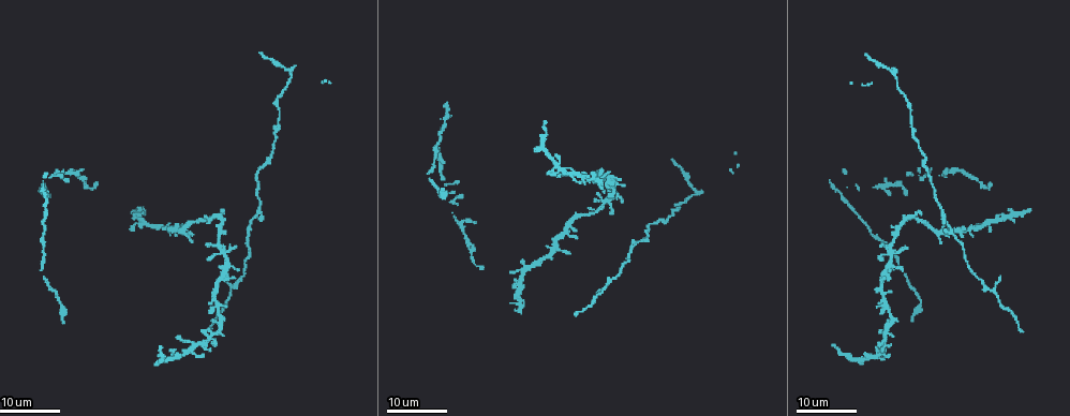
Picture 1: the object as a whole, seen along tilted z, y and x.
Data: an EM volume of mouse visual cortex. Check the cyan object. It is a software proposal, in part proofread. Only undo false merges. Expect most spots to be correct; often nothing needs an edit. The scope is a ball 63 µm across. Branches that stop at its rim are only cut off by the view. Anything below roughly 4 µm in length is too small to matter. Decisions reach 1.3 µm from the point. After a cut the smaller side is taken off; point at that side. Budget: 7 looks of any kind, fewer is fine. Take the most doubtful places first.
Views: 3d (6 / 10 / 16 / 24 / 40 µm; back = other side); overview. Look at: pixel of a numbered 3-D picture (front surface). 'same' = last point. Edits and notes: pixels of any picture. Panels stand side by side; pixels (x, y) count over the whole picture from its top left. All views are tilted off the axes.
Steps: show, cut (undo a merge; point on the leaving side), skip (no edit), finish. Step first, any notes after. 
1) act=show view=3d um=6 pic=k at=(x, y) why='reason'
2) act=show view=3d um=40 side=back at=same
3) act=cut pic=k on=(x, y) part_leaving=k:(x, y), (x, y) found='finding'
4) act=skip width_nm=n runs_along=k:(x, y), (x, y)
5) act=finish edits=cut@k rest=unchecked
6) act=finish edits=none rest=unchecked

act=show view=3d um=16 pic=1 at=(949, 231) why='two arms in line, one across'

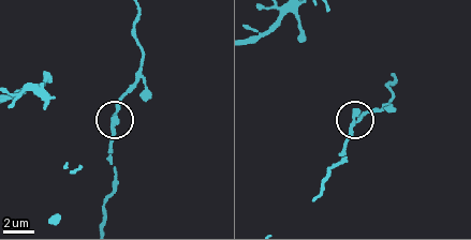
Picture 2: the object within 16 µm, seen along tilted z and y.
act=show view=3d um=6 pic=2 at=(352, 124)

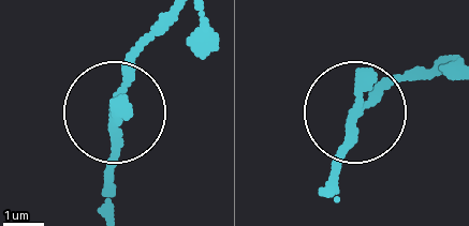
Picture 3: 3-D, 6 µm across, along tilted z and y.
act=skip found='continuous, no second neuron'

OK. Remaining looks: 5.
act=show view=3d um=24 pic=1 at=(609, 199) why='looks like a crossing'

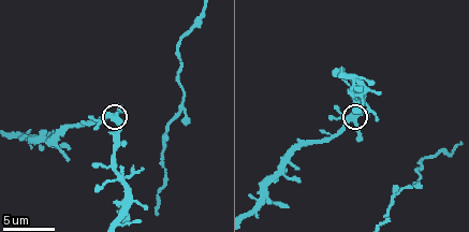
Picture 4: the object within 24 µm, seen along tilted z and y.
act=show view=3d um=10 pic=4 at=(353, 121)

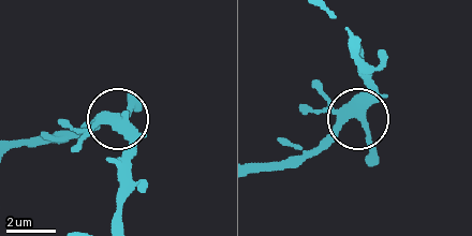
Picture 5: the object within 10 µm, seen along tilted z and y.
act=skip width_nm=360 found='all the same neuron'

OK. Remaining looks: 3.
act=show view=3d um=10 pic=4 at=(181, 103) why='thin arm on a thick one'

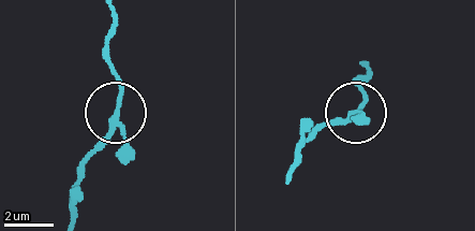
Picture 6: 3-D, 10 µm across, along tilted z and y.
act=skip arms=3 found='all the same neuron'

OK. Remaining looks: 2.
act=show view=3d um=16 pic=1 at=(601, 291) why='sudden change in width'

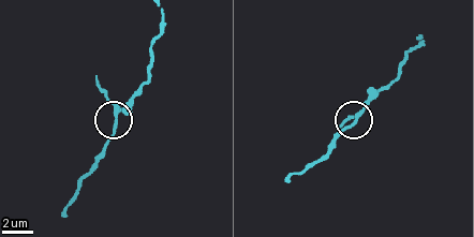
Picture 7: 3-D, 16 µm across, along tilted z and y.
act=show view=3d um=10 pic=7 at=(114, 116) why='zoom in'

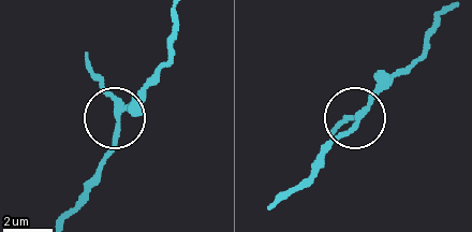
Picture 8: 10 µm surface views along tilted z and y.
act=skip found='all the same neuron'

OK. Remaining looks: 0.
act=finish edits=none rest=unchecked

